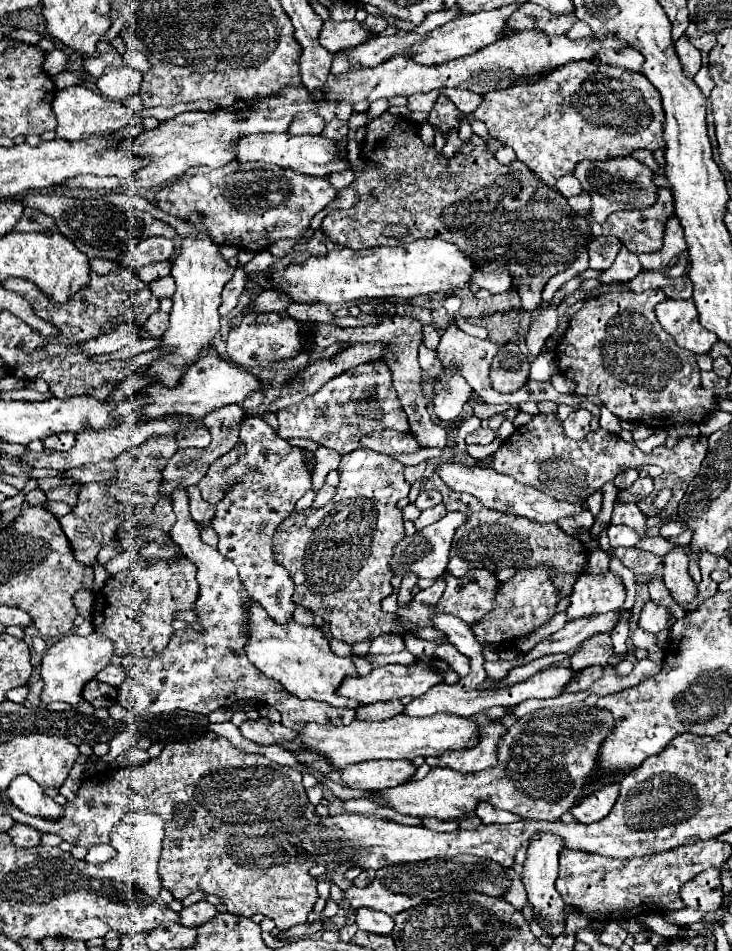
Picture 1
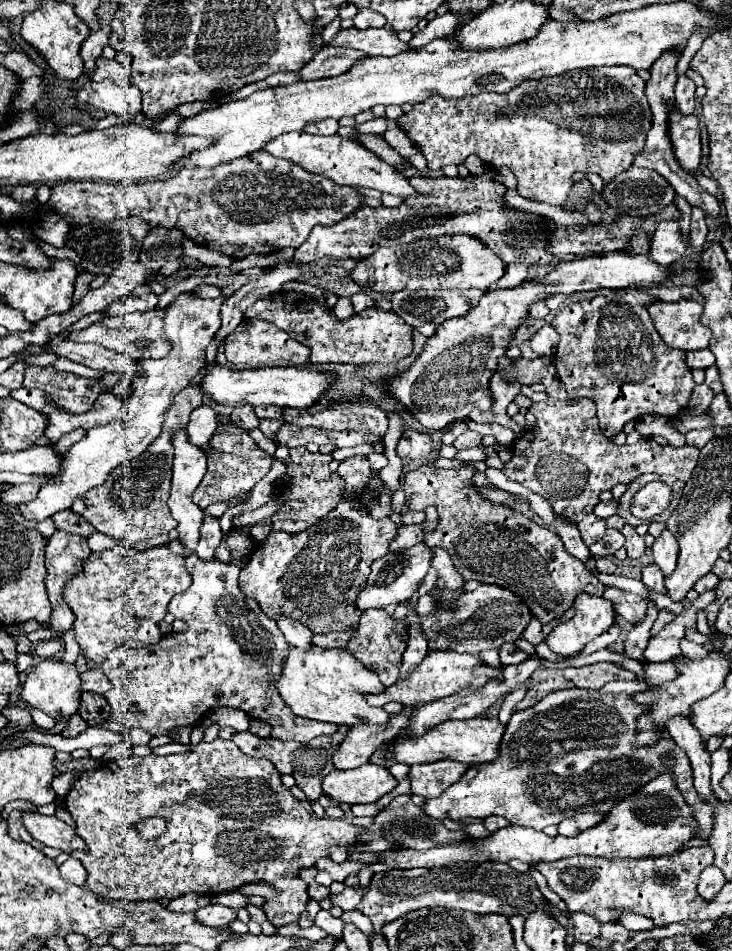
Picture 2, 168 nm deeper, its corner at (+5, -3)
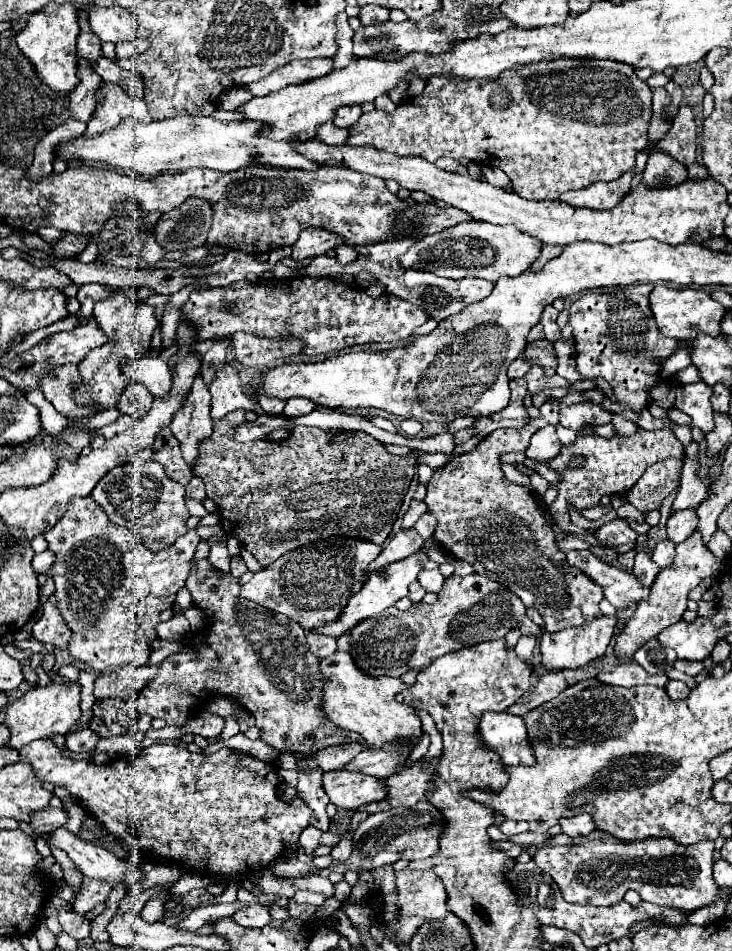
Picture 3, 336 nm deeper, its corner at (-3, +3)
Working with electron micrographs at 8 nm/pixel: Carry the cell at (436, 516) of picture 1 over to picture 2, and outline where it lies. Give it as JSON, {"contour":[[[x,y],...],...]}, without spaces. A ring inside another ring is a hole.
{"contour":[[[423,524],[399,526],[393,544],[389,544],[389,552],[403,552],[419,542],[423,542]]]}

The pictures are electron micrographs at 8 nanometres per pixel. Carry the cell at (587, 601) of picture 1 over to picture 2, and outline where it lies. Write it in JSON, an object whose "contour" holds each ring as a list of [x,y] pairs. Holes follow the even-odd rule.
{"contour":[[[579,594],[575,600],[575,610],[575,618],[555,626],[545,640],[555,654],[573,656],[583,652],[587,642],[603,634],[615,622],[613,604],[599,596]]]}

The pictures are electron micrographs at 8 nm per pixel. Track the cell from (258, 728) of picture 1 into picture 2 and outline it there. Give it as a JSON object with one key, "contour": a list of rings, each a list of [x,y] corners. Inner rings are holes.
{"contour":[[[341,726],[339,732],[333,734],[333,736],[319,736],[319,738],[313,738],[311,742],[307,742],[307,744],[301,744],[301,742],[295,742],[295,740],[283,742],[283,740],[275,740],[275,738],[259,738],[259,736],[251,734],[249,730],[245,730],[245,732],[233,734],[231,740],[247,756],[267,758],[267,760],[271,760],[275,764],[275,768],[279,770],[279,774],[291,774],[297,780],[297,786],[305,792],[307,800],[309,802],[317,802],[321,798],[321,794],[323,794],[321,792],[321,782],[333,770],[333,760],[331,760],[333,752],[343,742],[345,734],[347,734],[347,726]]]}

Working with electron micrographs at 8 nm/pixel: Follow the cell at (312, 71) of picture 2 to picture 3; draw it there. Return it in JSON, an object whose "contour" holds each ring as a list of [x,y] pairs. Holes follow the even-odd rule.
{"contour":[[[313,58],[313,60],[293,60],[279,70],[273,70],[269,76],[245,86],[253,96],[265,96],[275,90],[281,90],[289,84],[307,82],[309,78],[319,78],[333,70],[333,58]]]}

